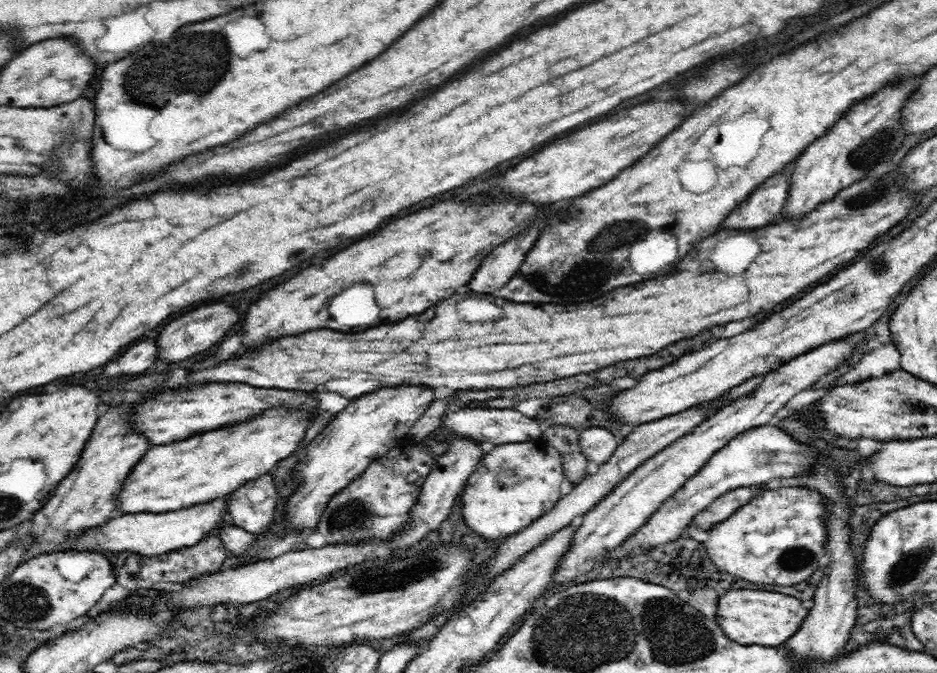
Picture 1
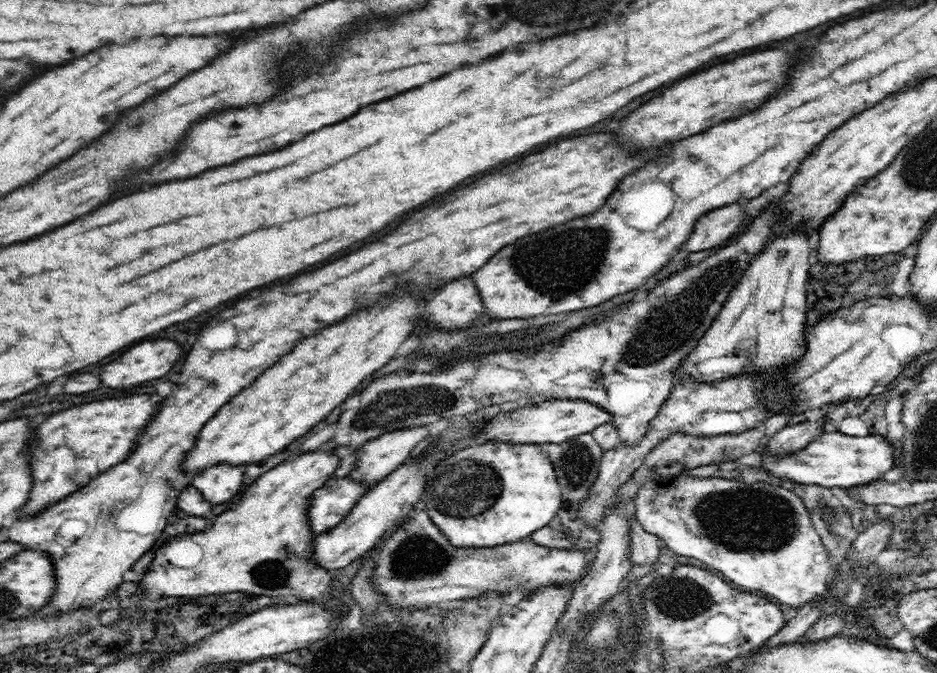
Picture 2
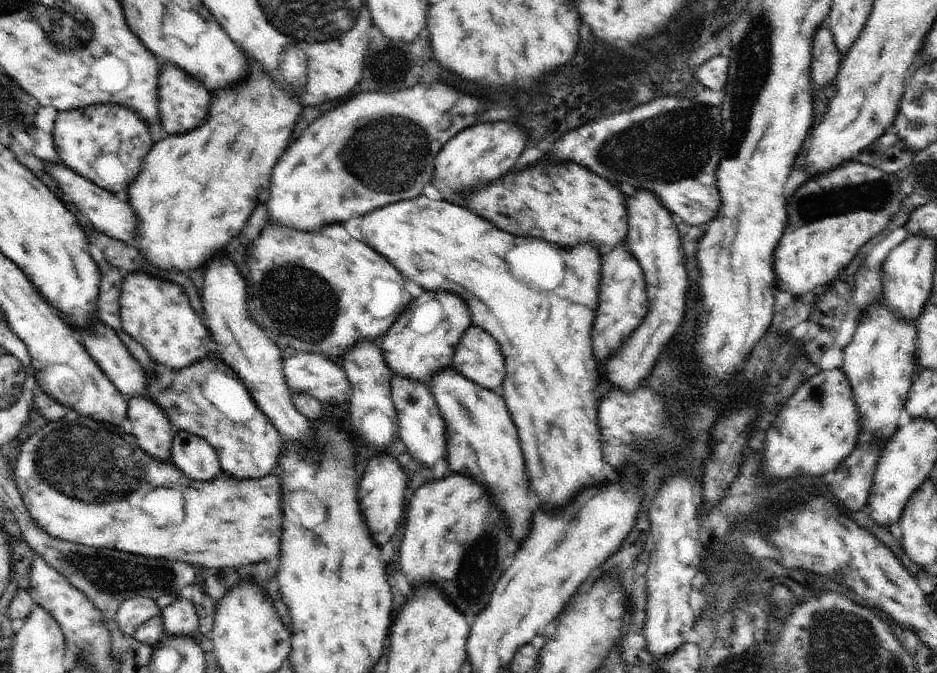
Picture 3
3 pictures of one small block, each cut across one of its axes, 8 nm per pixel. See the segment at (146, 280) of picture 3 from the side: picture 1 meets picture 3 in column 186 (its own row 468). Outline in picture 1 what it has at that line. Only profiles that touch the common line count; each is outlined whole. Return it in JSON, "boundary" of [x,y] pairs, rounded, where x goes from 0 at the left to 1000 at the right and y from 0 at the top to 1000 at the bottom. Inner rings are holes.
{"boundary":[[[412,574],[408,579],[398,579],[397,584],[379,591],[348,633],[348,639],[337,648],[327,672],[327,681],[322,681],[316,692],[316,728],[312,734],[312,740],[305,746],[305,770],[309,785],[314,788],[337,788],[339,773],[344,767],[344,758],[348,755],[350,743],[371,722],[379,710],[382,710],[396,686],[399,686],[403,679],[411,676],[412,672],[425,663],[429,654],[432,652],[435,639],[442,633],[444,624],[457,609],[457,603],[463,594],[463,579],[459,574]]]}

